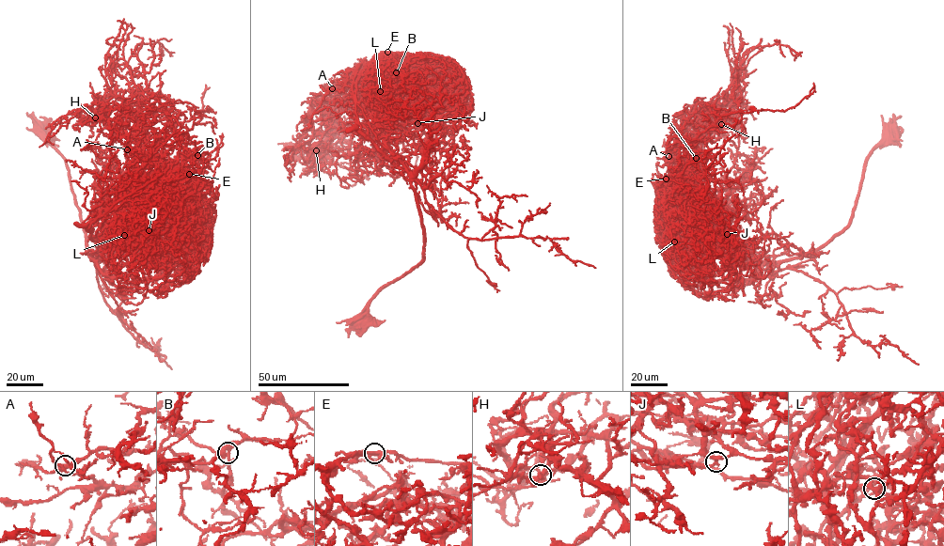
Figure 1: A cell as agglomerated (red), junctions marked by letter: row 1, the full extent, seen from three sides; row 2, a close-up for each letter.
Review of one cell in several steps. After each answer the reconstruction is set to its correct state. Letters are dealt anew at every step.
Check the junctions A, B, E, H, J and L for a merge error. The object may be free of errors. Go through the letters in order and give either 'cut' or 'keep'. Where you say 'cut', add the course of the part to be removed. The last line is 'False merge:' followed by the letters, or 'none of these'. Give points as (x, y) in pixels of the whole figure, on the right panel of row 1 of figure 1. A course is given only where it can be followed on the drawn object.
A: keep
B: keep
E: keep
H: keep
J: keep
L: keep
False merge: none of these

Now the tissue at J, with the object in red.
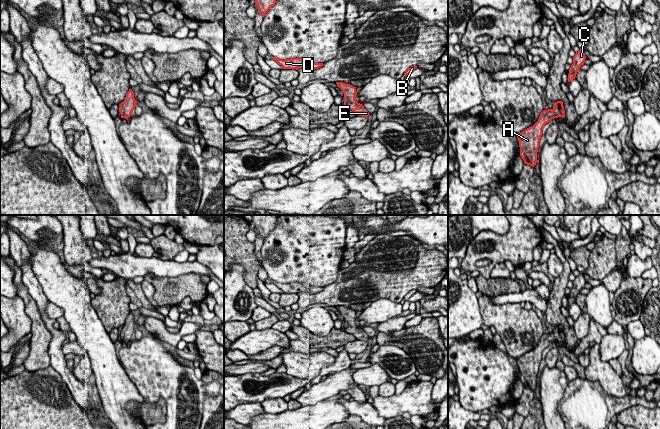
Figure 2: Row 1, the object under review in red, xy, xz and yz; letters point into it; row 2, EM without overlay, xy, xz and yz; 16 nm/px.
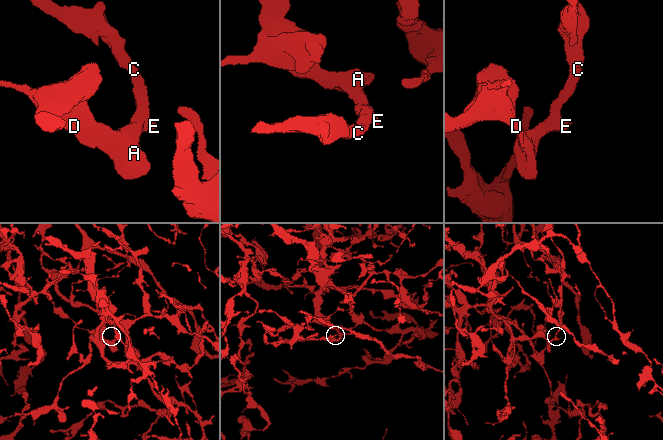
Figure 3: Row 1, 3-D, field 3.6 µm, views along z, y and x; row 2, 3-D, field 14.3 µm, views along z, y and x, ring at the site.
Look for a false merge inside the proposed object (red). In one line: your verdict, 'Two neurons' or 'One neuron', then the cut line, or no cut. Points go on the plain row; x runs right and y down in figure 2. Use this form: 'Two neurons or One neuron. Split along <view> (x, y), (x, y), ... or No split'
One neuron. No split

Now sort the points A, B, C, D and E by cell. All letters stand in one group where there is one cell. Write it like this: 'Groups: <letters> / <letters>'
Groups: A B C D E

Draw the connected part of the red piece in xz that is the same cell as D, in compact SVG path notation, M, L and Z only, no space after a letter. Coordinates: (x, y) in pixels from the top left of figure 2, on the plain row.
M273 281L273 284L275 284L279 289L281 289L283 293L298 294L299 292L307 292L307 293L315 294L323 290L323 287L309 286L306 283L300 283L300 282L283 284Z

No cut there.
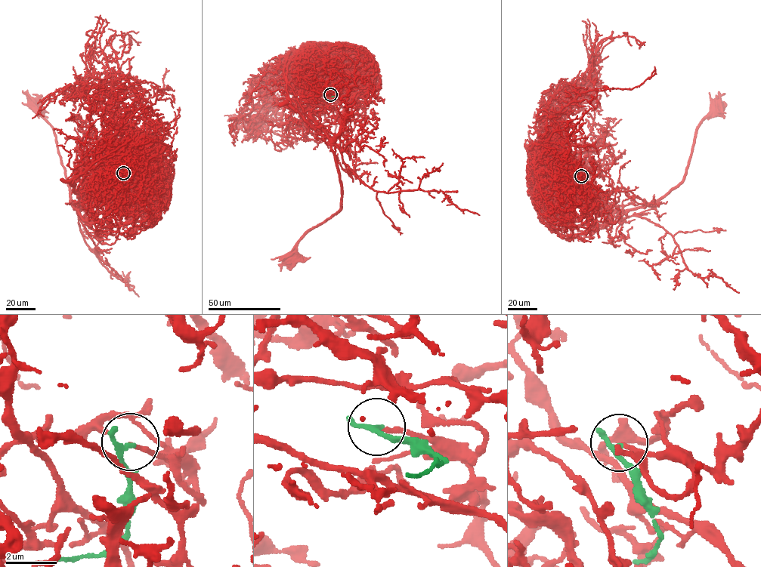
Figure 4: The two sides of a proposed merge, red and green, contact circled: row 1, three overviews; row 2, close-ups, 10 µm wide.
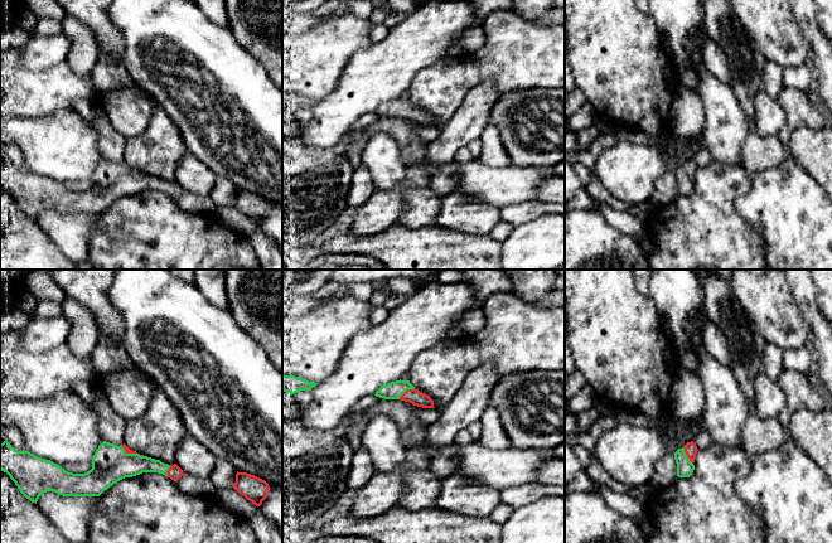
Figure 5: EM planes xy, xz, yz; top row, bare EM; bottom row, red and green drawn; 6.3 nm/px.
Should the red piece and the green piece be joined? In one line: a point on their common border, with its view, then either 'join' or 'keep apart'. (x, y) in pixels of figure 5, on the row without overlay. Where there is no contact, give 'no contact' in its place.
meets red in yz at (686, 171); join

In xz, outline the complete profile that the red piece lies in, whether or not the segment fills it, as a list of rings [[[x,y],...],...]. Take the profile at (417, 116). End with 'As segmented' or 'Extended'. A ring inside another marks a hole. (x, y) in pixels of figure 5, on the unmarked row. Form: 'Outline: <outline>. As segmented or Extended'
Outline: [[[396,98],[382,103],[374,112],[384,117],[401,117],[422,126],[435,126],[434,118],[425,111],[417,108],[410,98]]]. Extended

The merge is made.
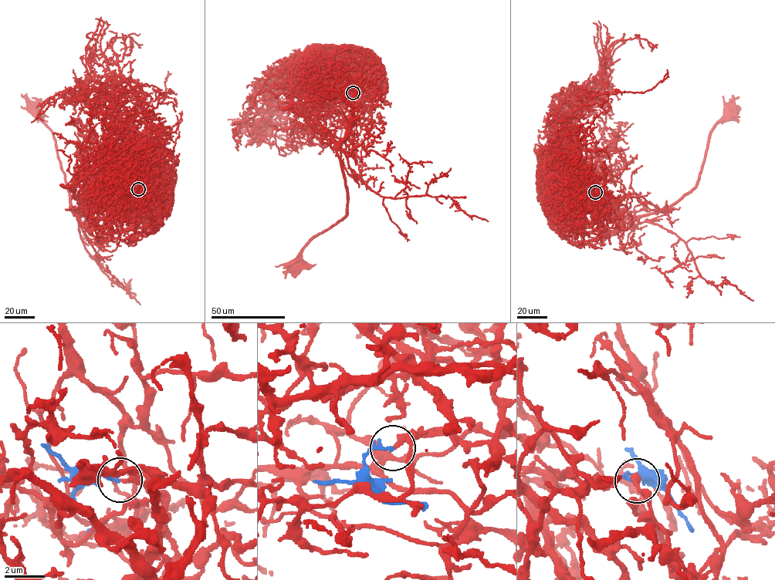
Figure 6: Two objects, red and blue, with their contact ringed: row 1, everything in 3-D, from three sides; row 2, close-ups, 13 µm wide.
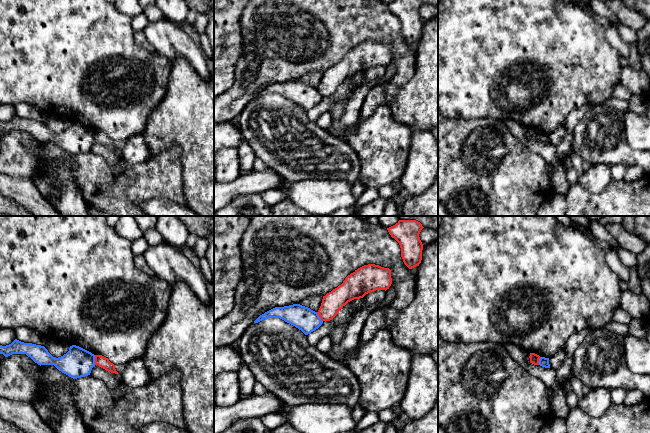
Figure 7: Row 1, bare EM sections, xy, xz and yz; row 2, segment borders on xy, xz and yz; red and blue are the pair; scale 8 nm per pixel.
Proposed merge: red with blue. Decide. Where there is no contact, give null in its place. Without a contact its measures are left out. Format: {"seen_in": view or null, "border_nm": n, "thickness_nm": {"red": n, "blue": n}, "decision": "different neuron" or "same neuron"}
{"seen_in": "xy", "border_nm": 80, "thickness_nm": {"red": 90, "blue": 240}, "decision": "different neuron"}

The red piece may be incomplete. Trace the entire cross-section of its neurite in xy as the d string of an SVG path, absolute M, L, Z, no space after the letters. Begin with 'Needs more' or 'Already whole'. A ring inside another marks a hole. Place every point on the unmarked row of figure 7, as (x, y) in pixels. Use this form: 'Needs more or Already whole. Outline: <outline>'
Already whole. Outline: M95 131L95 141L98 141L108 148L119 150L115 145L115 141L102 131Z

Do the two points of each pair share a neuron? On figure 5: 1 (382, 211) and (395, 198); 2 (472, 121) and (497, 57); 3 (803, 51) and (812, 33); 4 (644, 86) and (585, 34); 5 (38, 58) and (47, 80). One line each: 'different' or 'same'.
1: same
2: different
3: different
4: same
5: different

